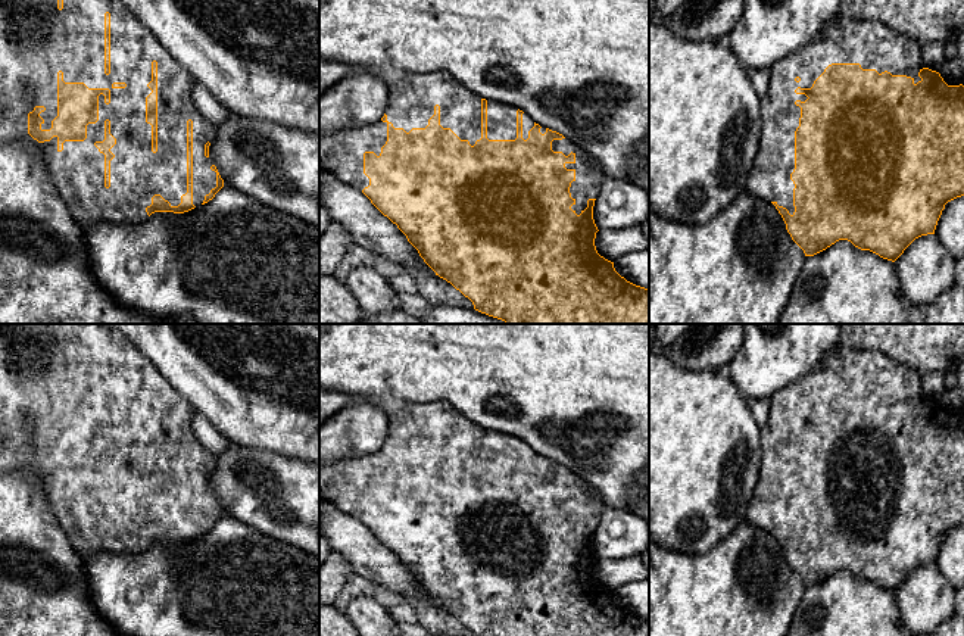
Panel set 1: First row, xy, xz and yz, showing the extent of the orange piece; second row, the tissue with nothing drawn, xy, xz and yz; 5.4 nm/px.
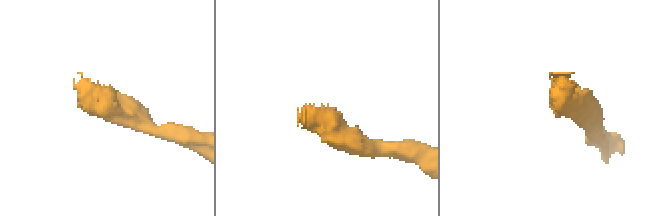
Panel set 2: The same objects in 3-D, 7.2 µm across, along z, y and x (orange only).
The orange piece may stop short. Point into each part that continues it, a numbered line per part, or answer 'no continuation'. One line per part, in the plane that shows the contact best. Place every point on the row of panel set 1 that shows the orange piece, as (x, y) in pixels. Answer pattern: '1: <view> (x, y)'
1: xy (37, 40)

